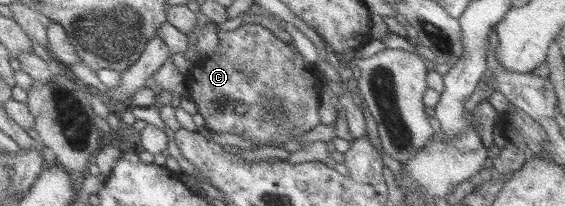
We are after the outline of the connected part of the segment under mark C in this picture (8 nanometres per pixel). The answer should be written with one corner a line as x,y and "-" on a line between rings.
242,23
239,27
236,27
236,29
232,29
232,31
219,30
217,31
217,38
218,45
215,47
213,55
206,60
196,62
195,66
188,73
183,74
187,96
192,103
194,103
194,106
196,106
197,113
203,117
205,128
208,129
208,131
213,131
214,133
234,133
234,135
238,135
238,137
242,139
258,143
256,147
262,145
264,145
264,147
276,147
279,143
286,143
292,139
298,139
299,135
302,135
302,133
320,123
317,110
320,101
319,88
321,81
314,71
314,65
302,60
302,56
298,54
292,42
282,42
280,39
274,37
270,31
264,29
264,27
260,25
250,25
250,23

